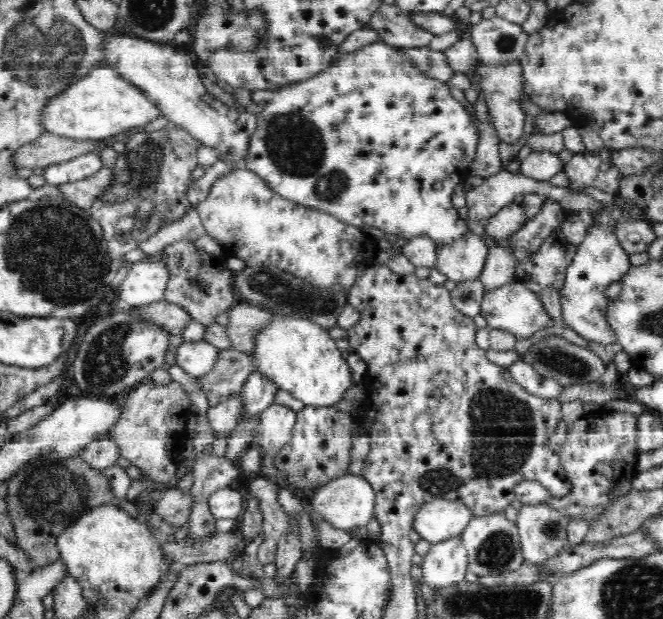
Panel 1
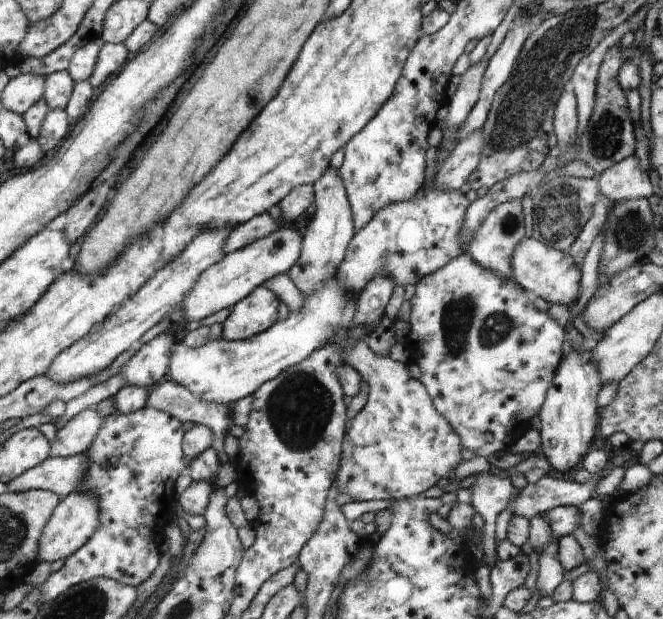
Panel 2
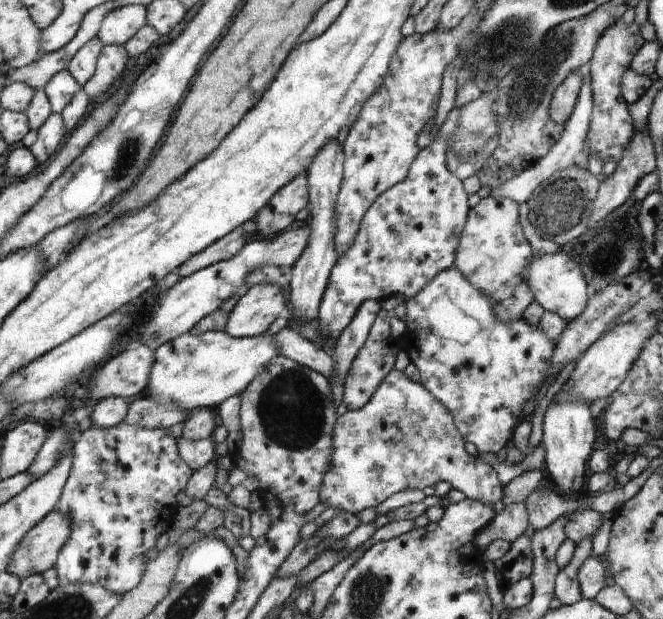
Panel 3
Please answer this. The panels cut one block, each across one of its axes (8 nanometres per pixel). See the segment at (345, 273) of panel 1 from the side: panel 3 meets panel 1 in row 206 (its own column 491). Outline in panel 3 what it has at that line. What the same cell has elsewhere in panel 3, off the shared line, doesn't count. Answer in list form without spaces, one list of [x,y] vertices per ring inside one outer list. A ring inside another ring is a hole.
[[[494,195],[481,199],[470,210],[454,264],[472,286],[494,302],[498,318],[506,321],[522,319],[524,310],[532,304],[535,297],[529,285],[532,250],[522,234],[518,205],[512,199]]]

